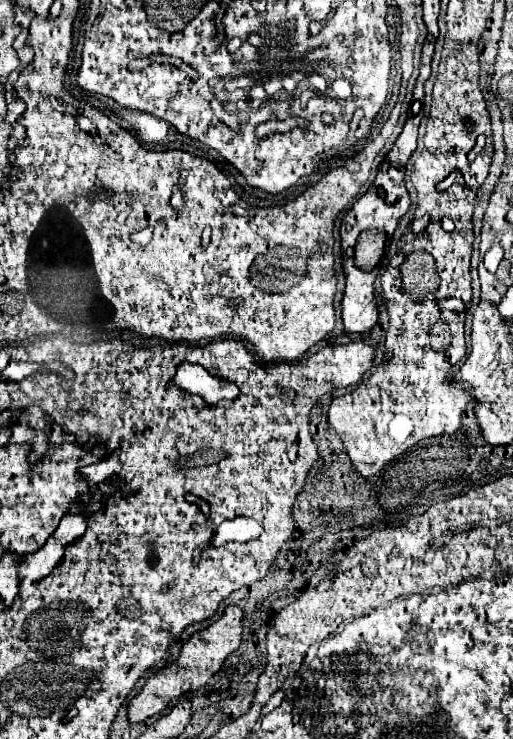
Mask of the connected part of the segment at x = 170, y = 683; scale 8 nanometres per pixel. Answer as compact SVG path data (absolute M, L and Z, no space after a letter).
M228 606L222 614L220 620L216 620L212 626L204 628L202 632L196 632L184 646L180 652L178 662L158 670L142 688L142 692L130 702L128 706L128 720L134 722L144 722L150 716L156 716L160 712L166 710L166 706L170 704L170 700L182 696L188 690L198 690L202 688L224 664L224 660L240 646L242 642L242 624L244 620L244 612L240 606Z

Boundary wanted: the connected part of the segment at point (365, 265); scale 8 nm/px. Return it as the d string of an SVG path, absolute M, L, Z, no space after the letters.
M366 230L358 236L356 248L354 248L354 260L358 268L372 270L380 258L384 256L386 248L386 232L382 230Z

